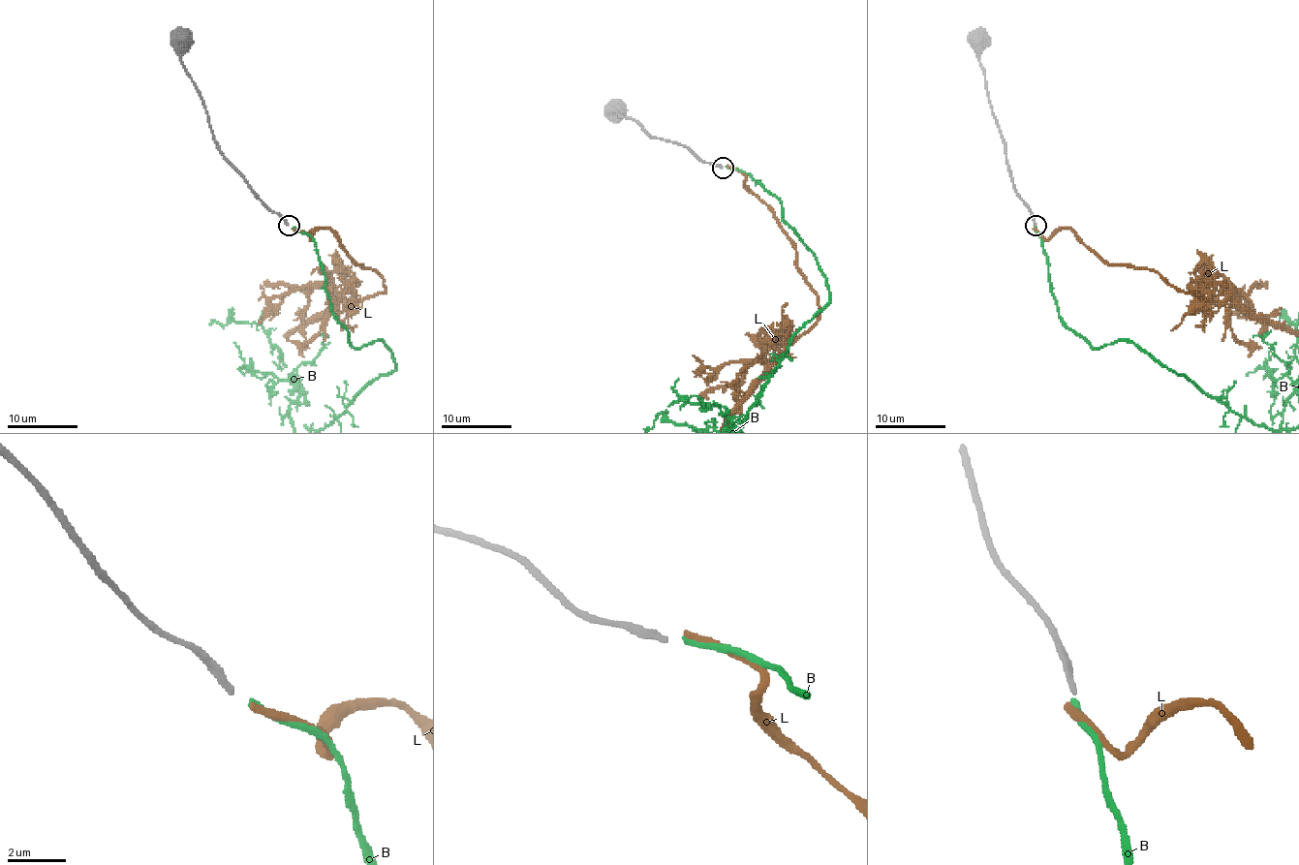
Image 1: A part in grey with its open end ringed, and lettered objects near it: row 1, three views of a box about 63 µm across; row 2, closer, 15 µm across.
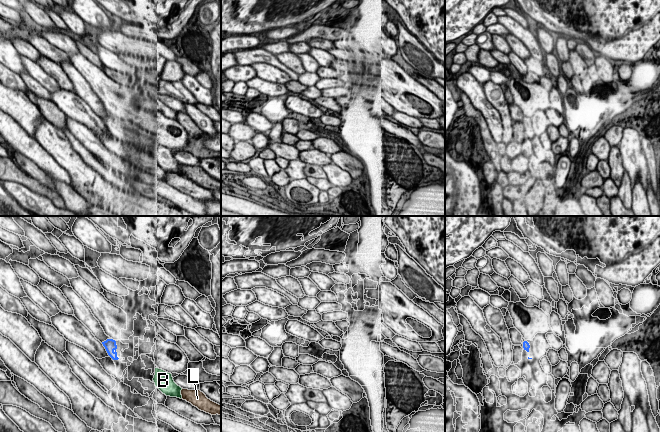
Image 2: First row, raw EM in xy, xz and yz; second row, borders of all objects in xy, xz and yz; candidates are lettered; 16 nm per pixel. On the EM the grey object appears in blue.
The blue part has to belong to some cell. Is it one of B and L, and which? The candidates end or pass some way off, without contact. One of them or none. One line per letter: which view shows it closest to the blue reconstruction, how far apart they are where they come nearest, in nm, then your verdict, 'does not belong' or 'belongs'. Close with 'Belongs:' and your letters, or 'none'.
B: view xy; gap 600 nm; belongs
L: view xy; gap 1150 nm; does not belong
Belongs: B

